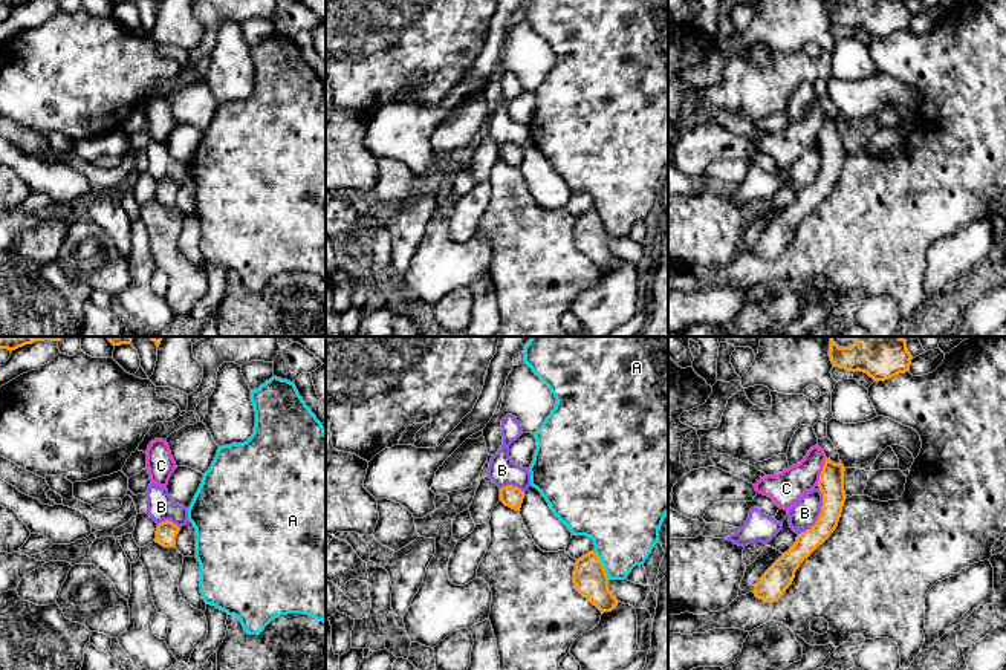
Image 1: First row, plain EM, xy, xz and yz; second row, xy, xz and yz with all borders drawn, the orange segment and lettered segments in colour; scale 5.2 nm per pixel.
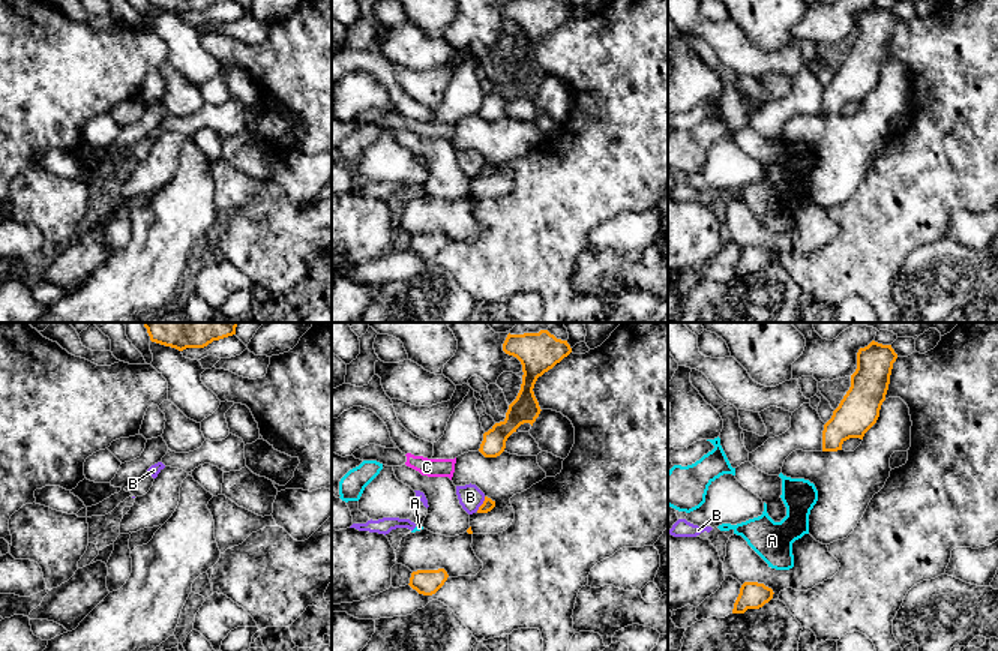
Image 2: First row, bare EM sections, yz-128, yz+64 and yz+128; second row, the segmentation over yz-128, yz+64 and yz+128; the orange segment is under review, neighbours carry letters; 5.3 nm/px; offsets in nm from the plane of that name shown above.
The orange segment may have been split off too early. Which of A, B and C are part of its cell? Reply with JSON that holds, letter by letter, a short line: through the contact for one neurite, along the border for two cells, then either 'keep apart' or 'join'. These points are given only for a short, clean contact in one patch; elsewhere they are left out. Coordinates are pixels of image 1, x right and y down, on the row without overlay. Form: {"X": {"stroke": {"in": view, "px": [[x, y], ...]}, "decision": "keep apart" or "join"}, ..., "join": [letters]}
{"A": {"stroke": {"in": "xz", "px": [[593, 208], [609, 234]]}, "decision": "keep apart"}, "B": {"stroke": {"in": "yz", "px": [[820, 147], [821, 170], [809, 185], [798, 191]]}, "decision": "keep apart"}, "C": {"stroke": {"in": "yz", "px": [[826, 115], [817, 141]]}, "decision": "keep apart"}, "join": []}

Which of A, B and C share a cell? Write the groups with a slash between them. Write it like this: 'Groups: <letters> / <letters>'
Groups: A / B / C

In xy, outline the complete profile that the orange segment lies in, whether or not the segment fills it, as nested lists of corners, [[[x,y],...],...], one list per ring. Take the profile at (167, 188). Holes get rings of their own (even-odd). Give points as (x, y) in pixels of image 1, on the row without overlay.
[[[165,177],[157,182],[154,199],[164,205],[176,205],[176,194],[180,185],[170,177]]]

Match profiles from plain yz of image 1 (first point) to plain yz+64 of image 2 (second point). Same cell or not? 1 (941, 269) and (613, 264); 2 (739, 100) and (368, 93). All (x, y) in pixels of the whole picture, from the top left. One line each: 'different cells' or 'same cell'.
1: different cells
2: different cells

